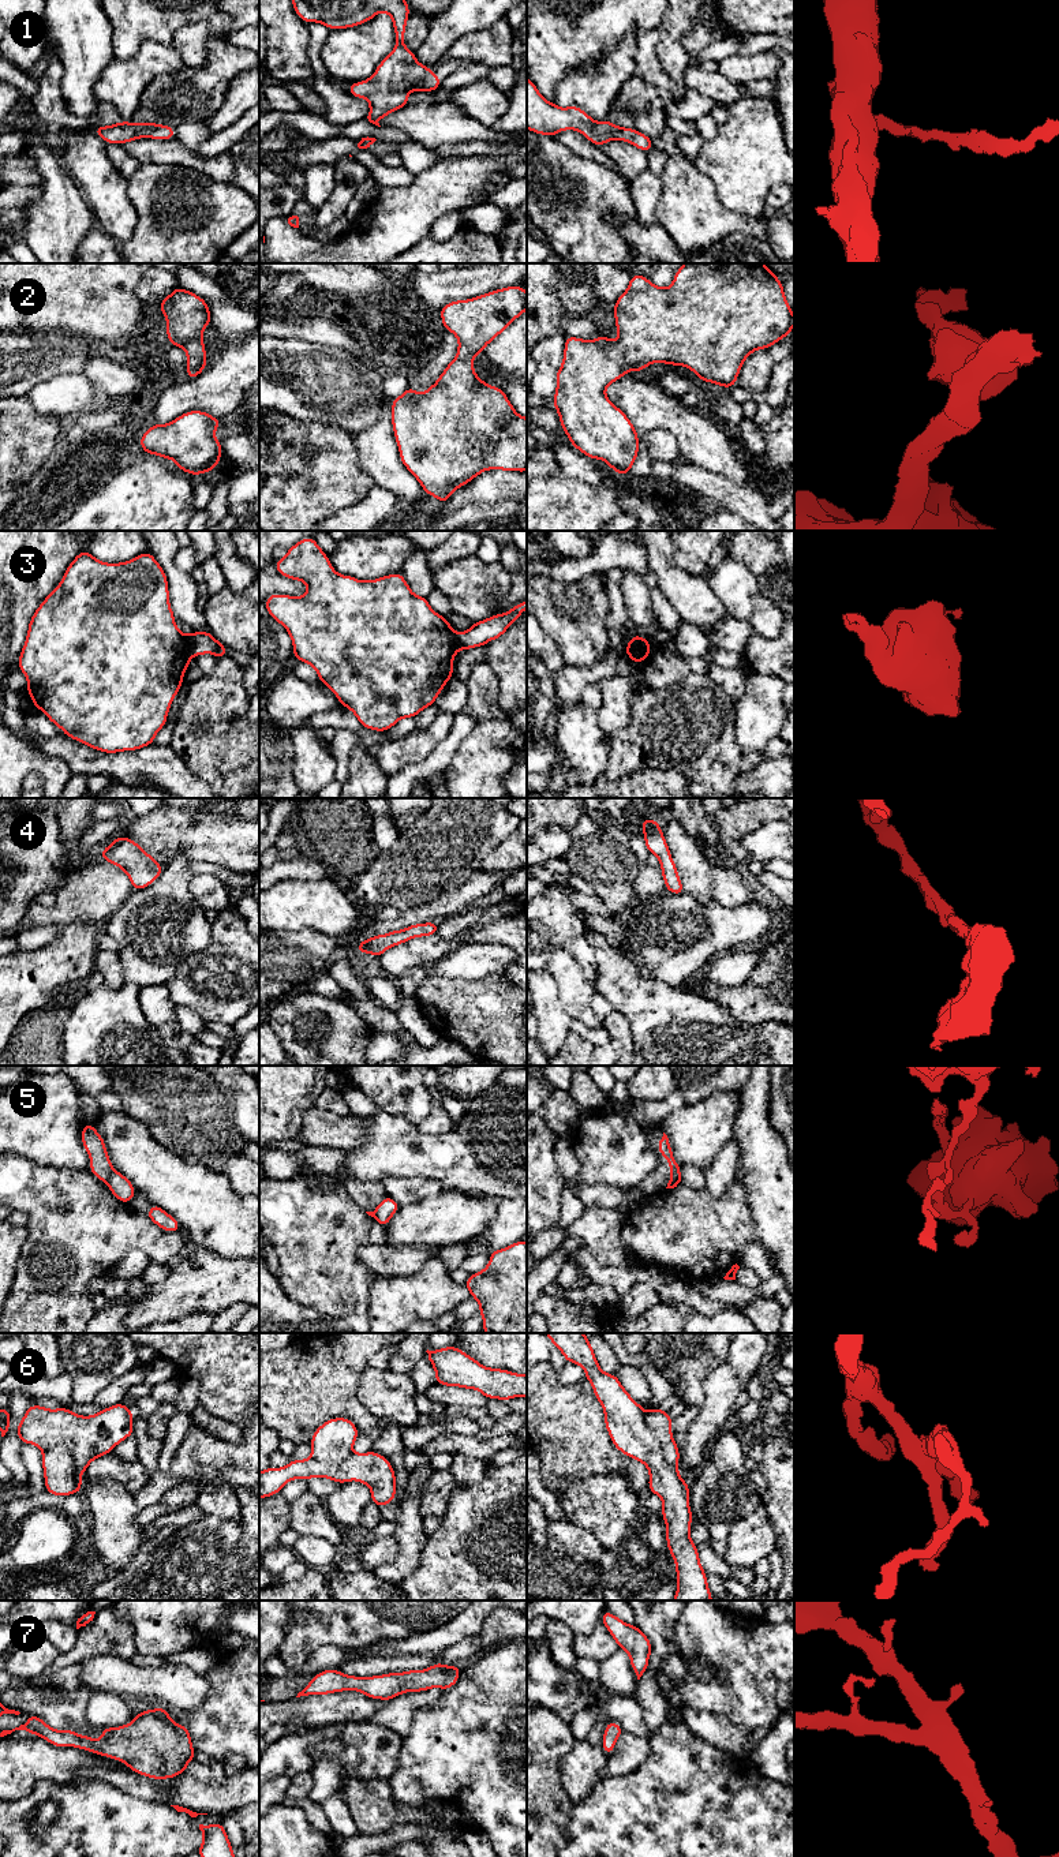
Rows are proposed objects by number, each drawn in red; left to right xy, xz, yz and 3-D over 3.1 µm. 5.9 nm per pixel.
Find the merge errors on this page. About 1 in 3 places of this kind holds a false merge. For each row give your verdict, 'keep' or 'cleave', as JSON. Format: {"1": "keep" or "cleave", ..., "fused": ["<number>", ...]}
{"1": "keep", "2": "keep", "3": "cleave", "4": "keep", "5": "cleave", "6": "keep", "7": "keep", "fused": ["3", "5"]}

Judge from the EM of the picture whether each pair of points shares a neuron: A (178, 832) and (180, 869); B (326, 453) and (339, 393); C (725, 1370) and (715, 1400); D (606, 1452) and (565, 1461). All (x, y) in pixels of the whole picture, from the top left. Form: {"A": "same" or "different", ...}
{"A": "different", "B": "different", "C": "same", "D": "same"}

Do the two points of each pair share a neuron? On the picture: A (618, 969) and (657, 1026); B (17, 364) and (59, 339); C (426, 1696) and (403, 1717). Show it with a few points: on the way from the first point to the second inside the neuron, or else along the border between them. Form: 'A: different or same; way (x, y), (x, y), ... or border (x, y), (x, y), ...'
A: same; way (621, 983), (651, 1013)
B: same; way (27, 358), (41, 356), (48, 349)
C: same; way (421, 1700), (407, 1711)

